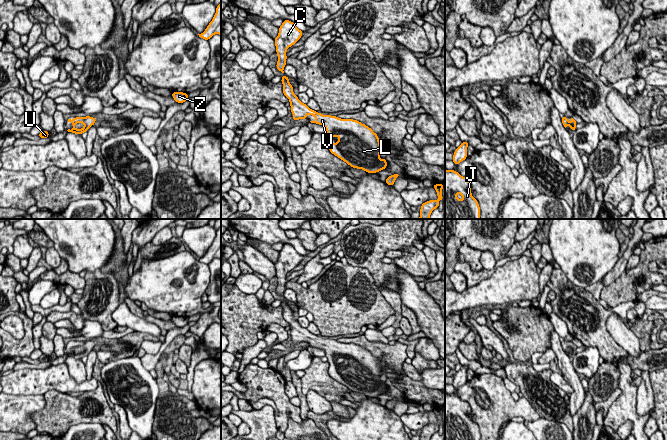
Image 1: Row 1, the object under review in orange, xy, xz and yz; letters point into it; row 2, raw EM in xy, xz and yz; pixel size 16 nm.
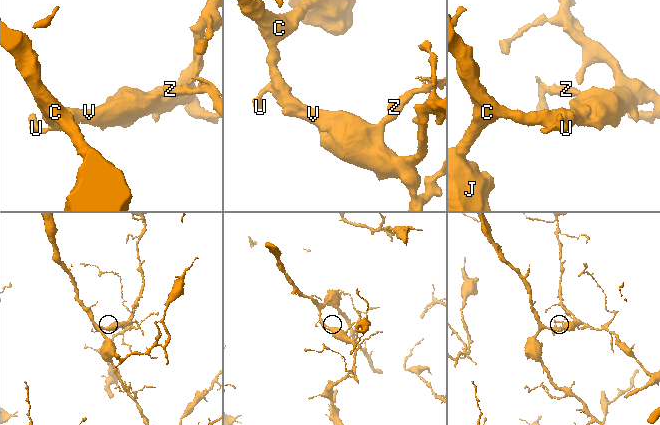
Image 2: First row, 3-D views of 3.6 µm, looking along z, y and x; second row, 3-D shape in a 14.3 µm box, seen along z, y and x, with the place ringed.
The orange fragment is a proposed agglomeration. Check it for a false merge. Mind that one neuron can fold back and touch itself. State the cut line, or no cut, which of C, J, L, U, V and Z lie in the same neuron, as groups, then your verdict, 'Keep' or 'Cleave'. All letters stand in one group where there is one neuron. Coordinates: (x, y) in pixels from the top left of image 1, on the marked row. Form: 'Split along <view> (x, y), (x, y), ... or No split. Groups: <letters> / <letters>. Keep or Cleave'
No split. Groups: C J L U V Z. Keep

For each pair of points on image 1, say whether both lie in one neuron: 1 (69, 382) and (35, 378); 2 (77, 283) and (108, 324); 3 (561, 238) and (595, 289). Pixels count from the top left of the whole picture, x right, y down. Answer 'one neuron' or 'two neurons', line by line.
1: one neuron
2: two neurons
3: two neurons

